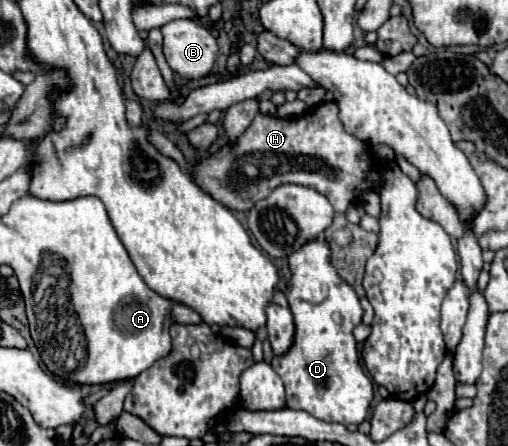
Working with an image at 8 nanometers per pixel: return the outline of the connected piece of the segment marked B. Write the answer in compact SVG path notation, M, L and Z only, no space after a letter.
M175 19L161 27L163 55L173 71L185 79L209 75L217 59L217 41L209 29L191 19Z

